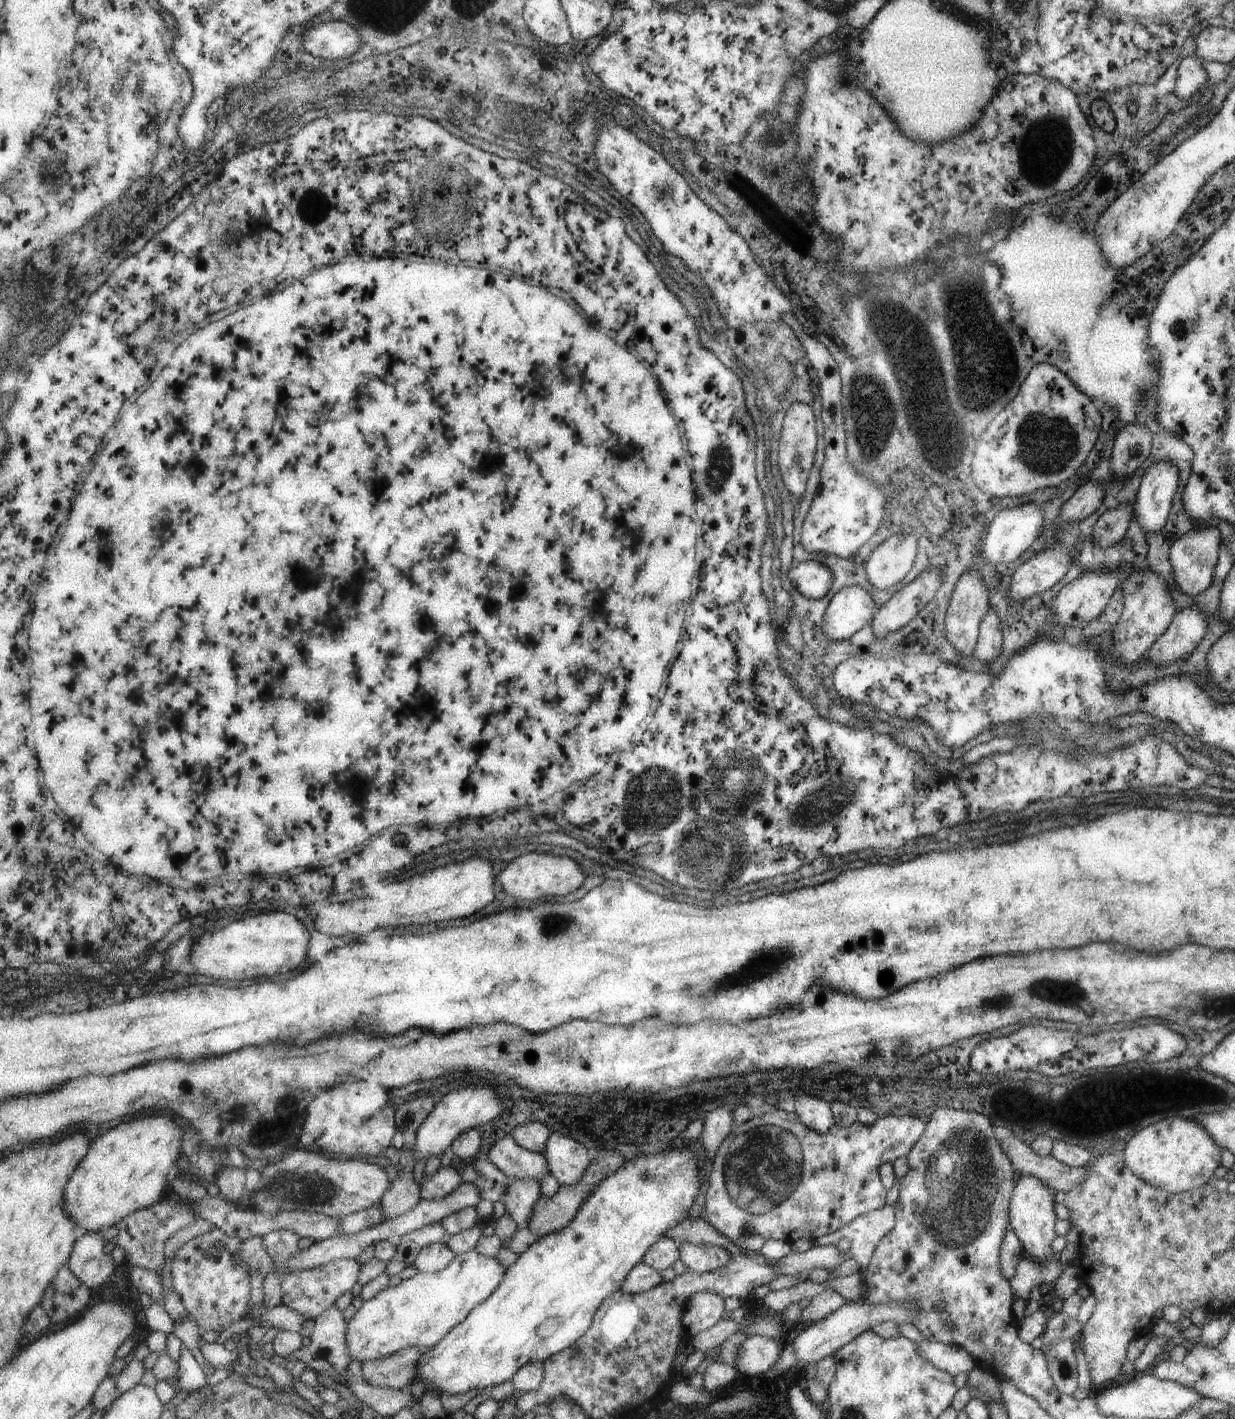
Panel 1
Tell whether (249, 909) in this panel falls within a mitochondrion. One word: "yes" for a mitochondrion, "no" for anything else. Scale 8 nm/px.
no

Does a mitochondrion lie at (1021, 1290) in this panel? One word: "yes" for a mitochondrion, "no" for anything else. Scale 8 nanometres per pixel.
no

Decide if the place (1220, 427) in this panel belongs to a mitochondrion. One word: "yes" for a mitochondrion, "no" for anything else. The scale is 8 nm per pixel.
no

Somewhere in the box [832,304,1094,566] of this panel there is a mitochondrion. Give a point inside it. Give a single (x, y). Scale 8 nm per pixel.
(1041, 443)

